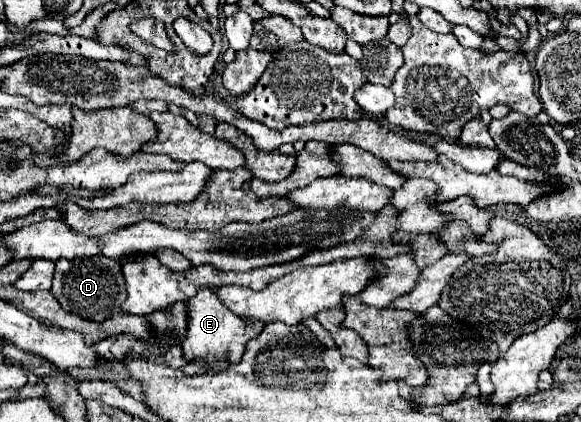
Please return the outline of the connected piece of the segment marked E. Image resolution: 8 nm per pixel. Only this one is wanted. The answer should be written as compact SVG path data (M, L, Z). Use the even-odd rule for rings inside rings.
M201 287L195 297L189 299L189 325L187 325L187 337L183 341L183 357L187 361L193 361L197 365L203 365L205 371L215 371L213 363L225 363L227 367L237 365L241 361L245 343L257 337L261 333L263 325L259 321L245 321L237 317L233 311L229 311L215 293L211 293L211 287Z

